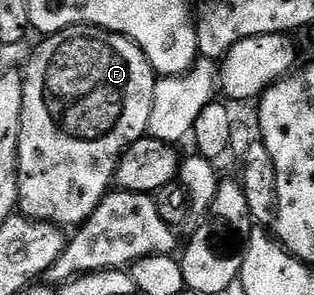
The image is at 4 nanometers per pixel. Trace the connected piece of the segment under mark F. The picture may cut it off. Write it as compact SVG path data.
M77 24L71 28L65 28L59 32L49 33L46 40L38 49L33 49L28 63L24 68L22 89L24 90L24 106L20 118L20 142L18 143L18 208L21 215L30 220L42 220L46 224L67 226L74 224L80 226L96 210L98 203L111 191L116 180L118 161L125 154L126 149L138 143L146 136L148 126L148 114L152 114L152 94L156 73L148 62L146 55L127 36L121 36L119 32L110 32L107 28L93 28L91 24Z

